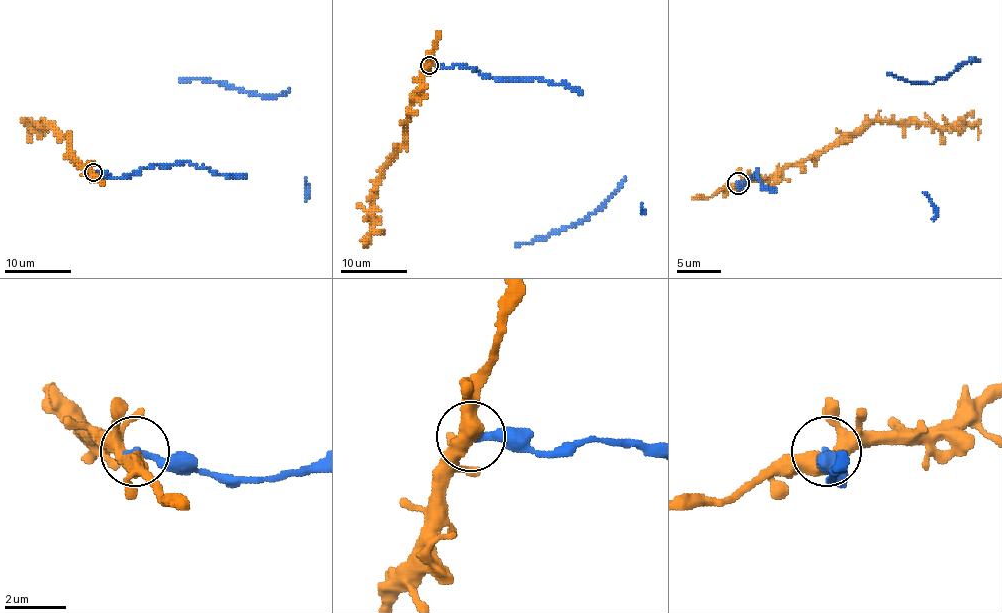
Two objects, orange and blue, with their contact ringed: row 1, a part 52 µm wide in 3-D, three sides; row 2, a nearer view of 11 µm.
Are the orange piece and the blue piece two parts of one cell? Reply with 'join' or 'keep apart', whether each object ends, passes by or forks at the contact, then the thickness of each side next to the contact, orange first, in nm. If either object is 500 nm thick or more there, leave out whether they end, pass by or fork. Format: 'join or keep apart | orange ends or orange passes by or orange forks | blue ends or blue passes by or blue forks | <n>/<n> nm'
keep apart | orange passes by | blue ends | 480/260 nm

